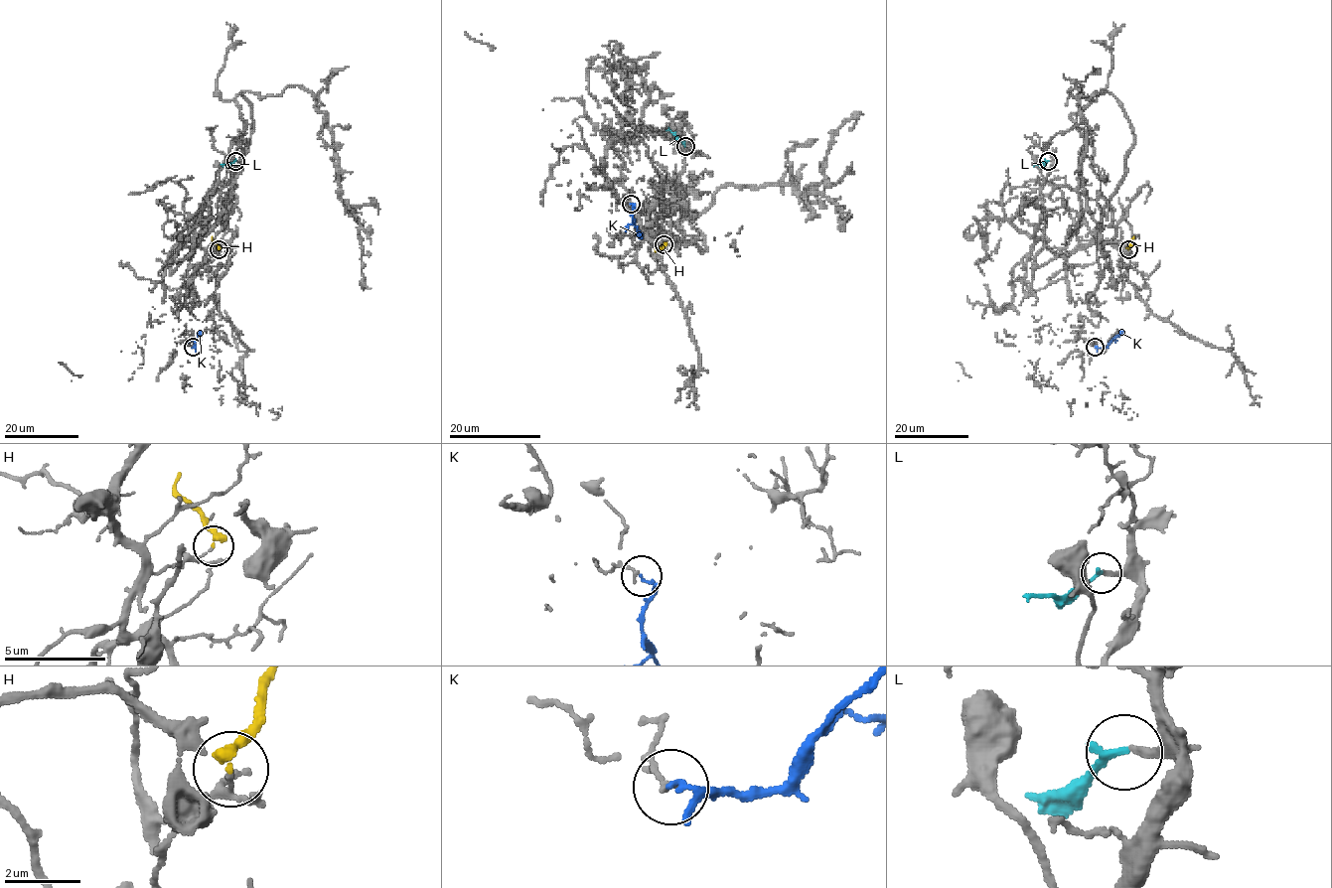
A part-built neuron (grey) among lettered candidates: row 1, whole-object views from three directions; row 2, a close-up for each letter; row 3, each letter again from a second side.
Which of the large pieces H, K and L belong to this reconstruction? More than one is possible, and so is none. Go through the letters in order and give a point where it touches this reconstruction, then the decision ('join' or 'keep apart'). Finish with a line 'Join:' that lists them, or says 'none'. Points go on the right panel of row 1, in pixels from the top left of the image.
H: meets grey at (1128, 249); keep apart
K: meets grey at (1095, 347); keep apart
L: meets grey at (1048, 161); join
Join: L

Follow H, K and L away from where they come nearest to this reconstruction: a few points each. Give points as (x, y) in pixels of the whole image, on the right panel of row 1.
H: (1128, 249), (1133, 236)
K: (1096, 347), (1106, 347), (1122, 331)
L: (1048, 160), (1033, 166)

